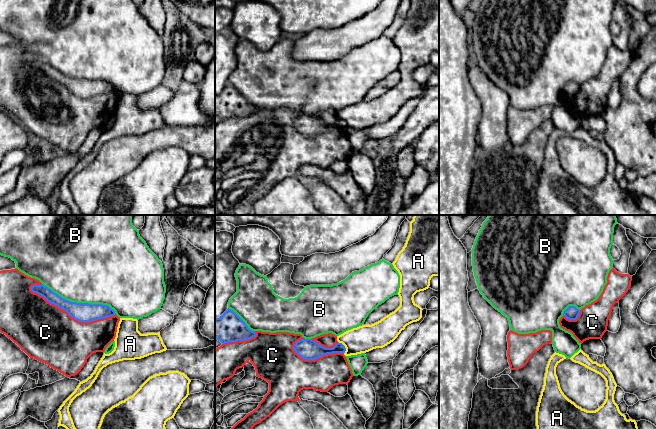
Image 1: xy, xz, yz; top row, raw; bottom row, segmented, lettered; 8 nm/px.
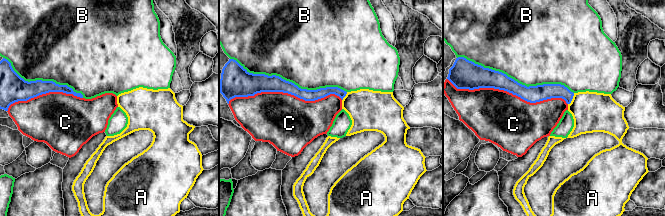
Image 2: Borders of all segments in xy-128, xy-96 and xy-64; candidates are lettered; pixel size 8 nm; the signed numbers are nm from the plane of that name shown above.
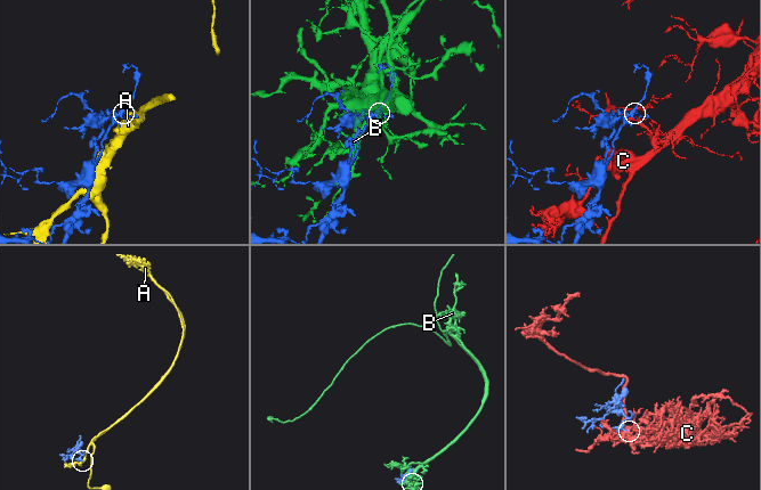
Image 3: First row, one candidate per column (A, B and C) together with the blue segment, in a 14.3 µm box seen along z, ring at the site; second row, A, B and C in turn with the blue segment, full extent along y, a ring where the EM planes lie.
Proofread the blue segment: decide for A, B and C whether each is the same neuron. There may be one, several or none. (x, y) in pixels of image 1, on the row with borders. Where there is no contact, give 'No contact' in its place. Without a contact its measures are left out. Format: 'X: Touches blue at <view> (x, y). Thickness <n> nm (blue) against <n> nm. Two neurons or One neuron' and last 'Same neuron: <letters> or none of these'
A: Touches blue at xz (344, 347). Thickness 140 nm (blue) against 220 nm. Two neurons
B: Touches blue at xy (80, 303). Thickness 160 nm (blue) against 500 nm. Two neurons
C: Touches blue at xy (72, 316). Thickness 160 nm (blue) against 460 nm. Two neurons
Same neuron: none of these

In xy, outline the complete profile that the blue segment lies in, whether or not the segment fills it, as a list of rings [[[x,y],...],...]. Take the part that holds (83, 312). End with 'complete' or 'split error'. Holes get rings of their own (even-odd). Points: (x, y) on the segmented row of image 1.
[[[43,284],[33,285],[31,291],[43,296],[51,304],[65,310],[71,317],[79,322],[92,322],[116,315],[115,311],[107,305],[68,301]]]; complete

